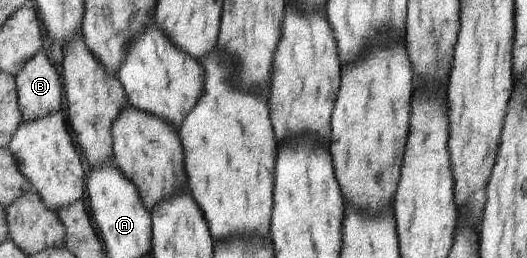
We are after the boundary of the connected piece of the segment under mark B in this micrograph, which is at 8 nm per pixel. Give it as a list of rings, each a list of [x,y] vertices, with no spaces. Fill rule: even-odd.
[[[41,50],[16,77],[22,121],[35,121],[63,109],[63,83],[57,67]]]

